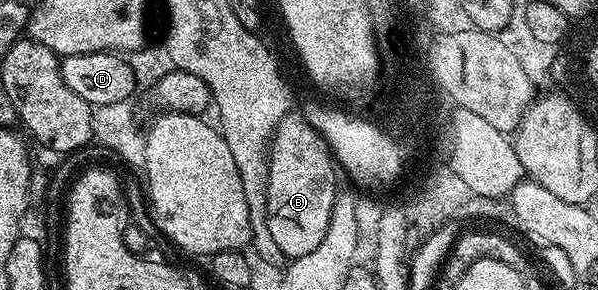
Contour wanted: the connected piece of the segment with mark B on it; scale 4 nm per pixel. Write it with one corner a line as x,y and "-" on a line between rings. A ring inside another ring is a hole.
290,114
282,118
279,126
273,131
273,139
269,142
267,153
269,161
269,177
267,178
267,230
271,230
271,238
275,246
279,246
282,257
290,261
310,254
319,246
327,233
331,221
332,206
339,193
335,161
320,134
308,125
299,114

